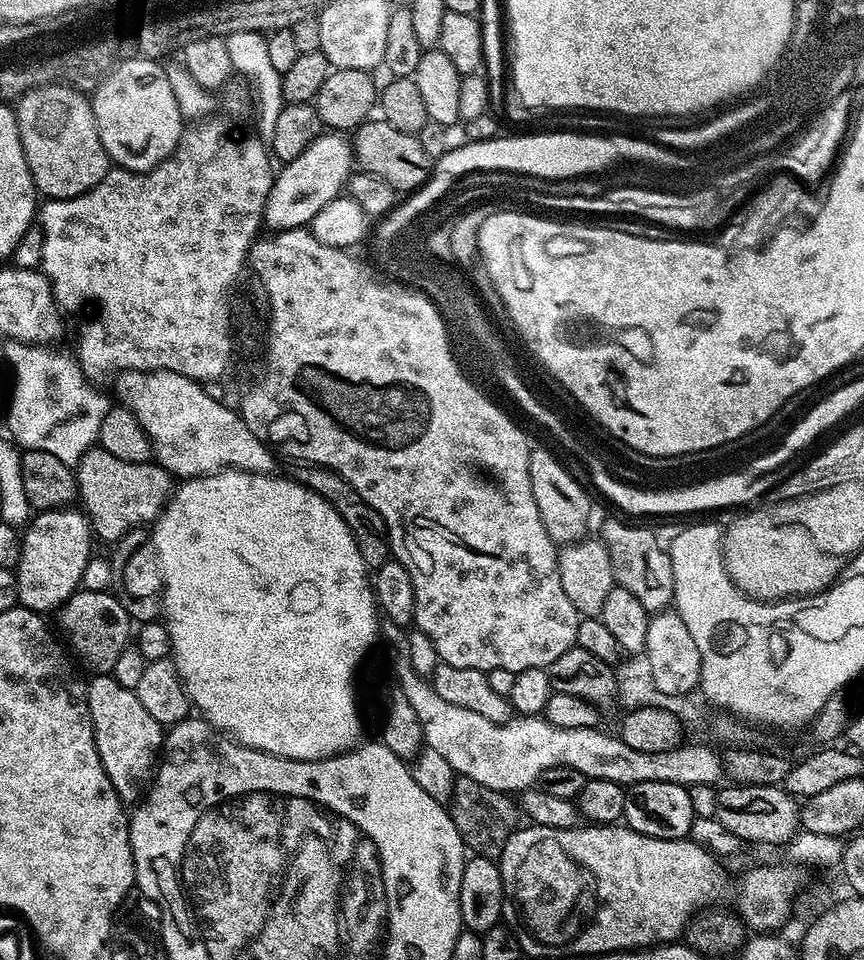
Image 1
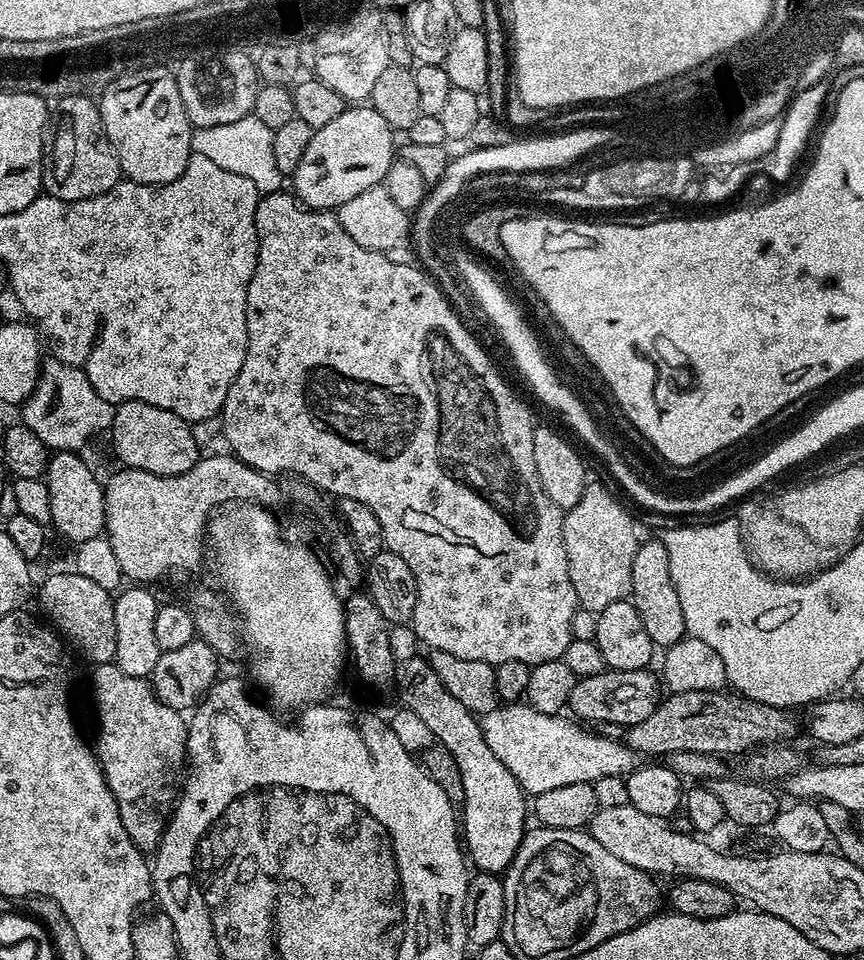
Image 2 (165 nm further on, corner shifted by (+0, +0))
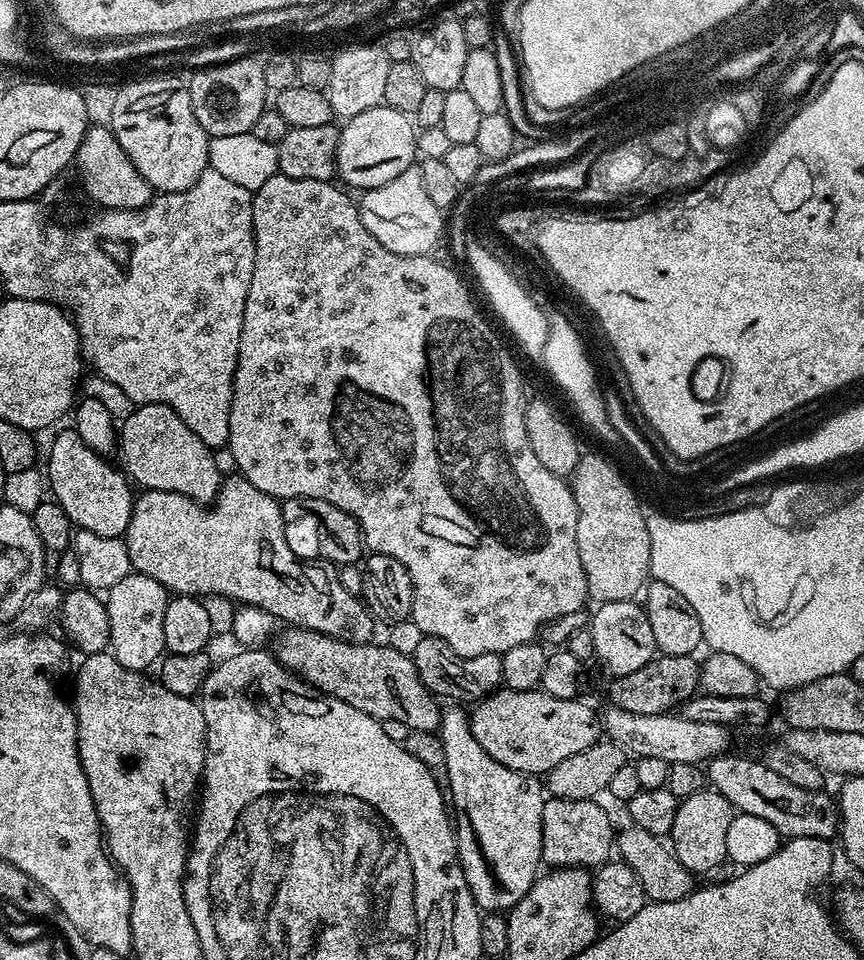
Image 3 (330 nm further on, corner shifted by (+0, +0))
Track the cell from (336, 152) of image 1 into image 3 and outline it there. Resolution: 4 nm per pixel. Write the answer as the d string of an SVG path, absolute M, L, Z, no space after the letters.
M387 106L362 110L362 114L347 117L338 138L336 176L344 179L343 183L349 189L367 190L386 186L386 182L398 178L402 170L413 167L418 156L417 133L413 121L405 113Z

